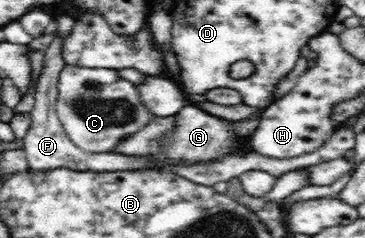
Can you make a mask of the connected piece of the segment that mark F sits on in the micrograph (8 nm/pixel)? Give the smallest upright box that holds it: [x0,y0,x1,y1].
[23,36,152,171]

